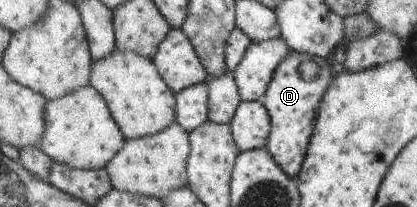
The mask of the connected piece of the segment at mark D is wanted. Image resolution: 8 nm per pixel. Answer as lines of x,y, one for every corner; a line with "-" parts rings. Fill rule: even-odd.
290,50
288,56
278,64
272,76
272,80
266,90
265,98
262,100
264,108
268,111
271,126
266,148
278,166
293,179
299,174
312,131
317,117
317,108
332,80
333,72
325,58
312,56
306,53
297,53
-
315,61
320,68
318,76
314,80
304,80
298,72
298,66
302,62

